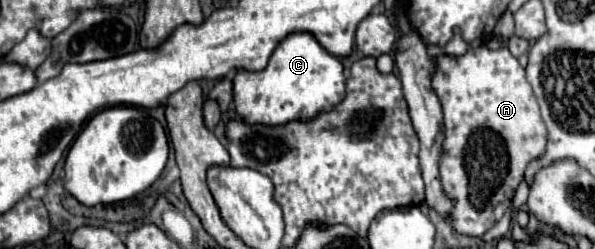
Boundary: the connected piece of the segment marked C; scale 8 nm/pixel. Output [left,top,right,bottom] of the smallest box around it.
[234,32,346,126]

